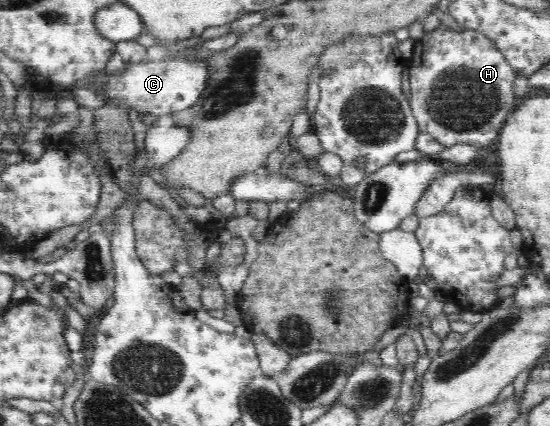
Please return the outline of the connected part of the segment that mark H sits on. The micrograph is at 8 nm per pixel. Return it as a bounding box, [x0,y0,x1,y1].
[408,25,519,157]

